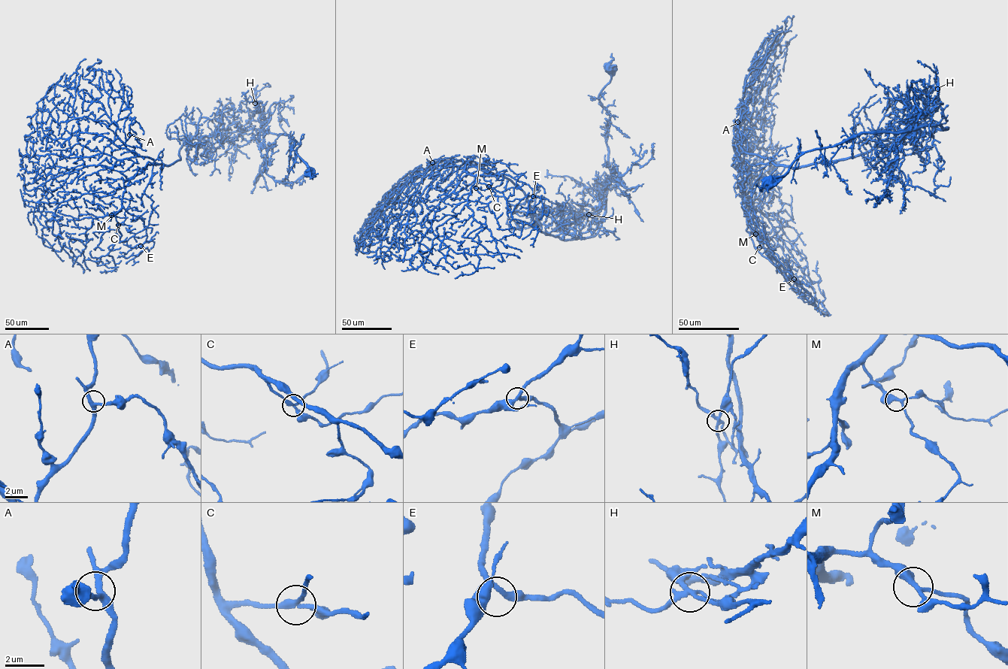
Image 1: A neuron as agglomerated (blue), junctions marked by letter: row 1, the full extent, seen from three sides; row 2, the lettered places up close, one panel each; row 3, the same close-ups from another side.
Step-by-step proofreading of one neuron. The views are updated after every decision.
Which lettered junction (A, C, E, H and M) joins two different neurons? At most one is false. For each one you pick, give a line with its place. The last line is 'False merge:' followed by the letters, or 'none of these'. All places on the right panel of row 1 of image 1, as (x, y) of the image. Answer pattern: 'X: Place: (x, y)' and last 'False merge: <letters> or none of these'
False merge: none of these

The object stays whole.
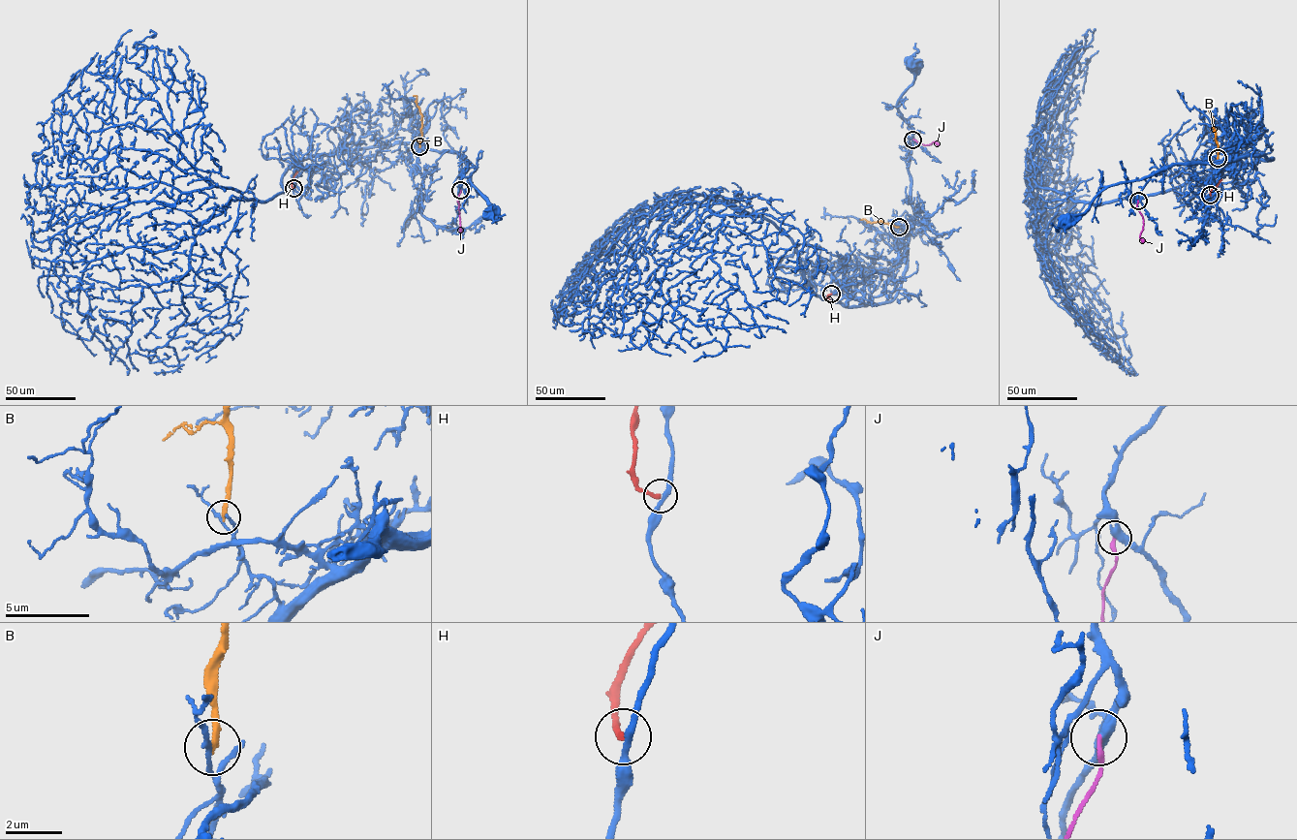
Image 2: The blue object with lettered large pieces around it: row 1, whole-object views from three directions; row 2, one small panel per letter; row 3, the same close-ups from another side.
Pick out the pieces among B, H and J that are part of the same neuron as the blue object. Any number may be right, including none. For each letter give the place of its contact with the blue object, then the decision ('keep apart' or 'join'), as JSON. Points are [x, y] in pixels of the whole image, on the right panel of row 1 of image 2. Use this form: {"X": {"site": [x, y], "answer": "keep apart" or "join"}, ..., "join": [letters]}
{"B": {"site": [1218, 158], "answer": "keep apart"}, "H": {"site": [1210, 195], "answer": "keep apart"}, "J": {"site": [1138, 201], "answer": "keep apart"}, "join": []}

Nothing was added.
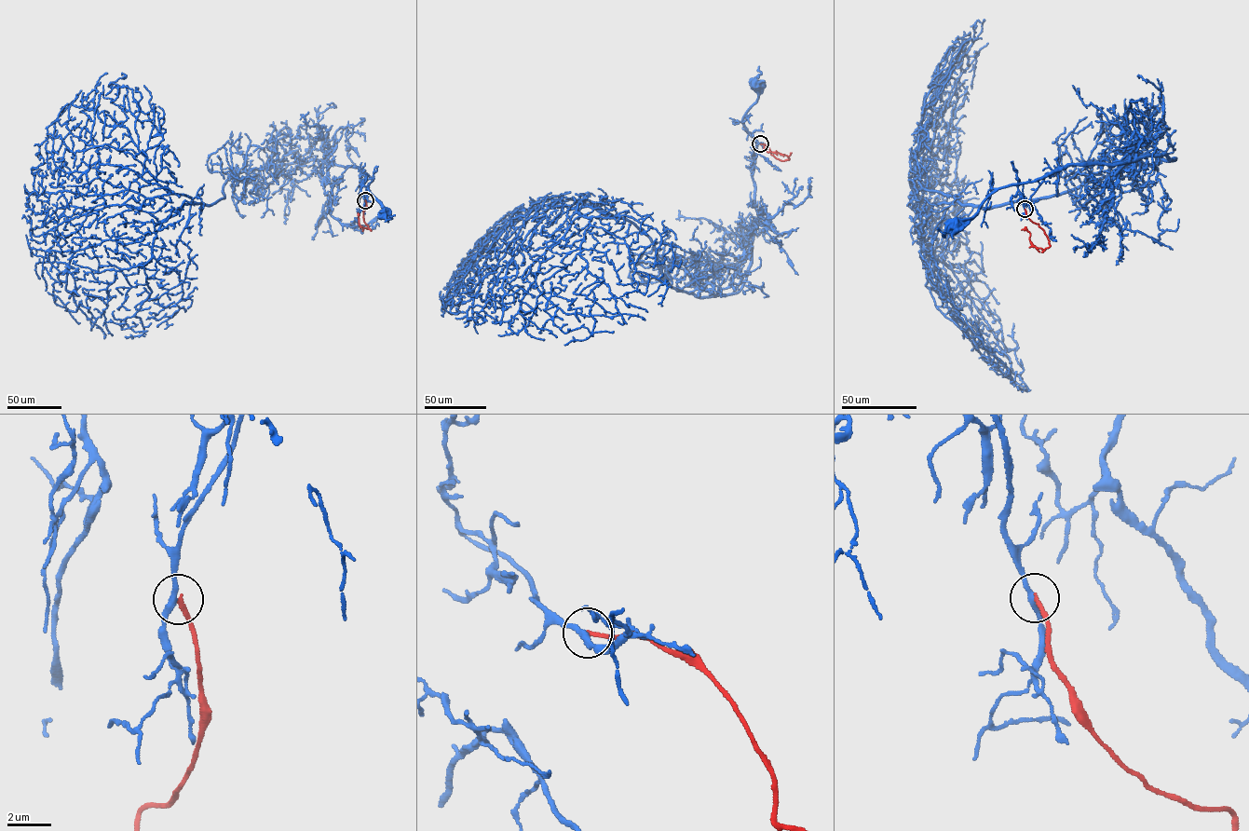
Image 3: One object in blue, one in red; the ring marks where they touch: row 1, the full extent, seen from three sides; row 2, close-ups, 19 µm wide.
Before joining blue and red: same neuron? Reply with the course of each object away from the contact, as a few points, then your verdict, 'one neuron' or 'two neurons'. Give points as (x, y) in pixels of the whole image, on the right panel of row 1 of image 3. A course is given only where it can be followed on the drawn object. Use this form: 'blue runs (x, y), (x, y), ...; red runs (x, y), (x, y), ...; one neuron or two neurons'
blue runs (1024, 209), (1016, 185), (1008, 184), (987, 196), (976, 215), (958, 219), (952, 224); red runs (1024, 209), (1027, 217), (1044, 231), (1050, 246), (1044, 250), (1034, 247), (1030, 233), (1022, 229); two neurons

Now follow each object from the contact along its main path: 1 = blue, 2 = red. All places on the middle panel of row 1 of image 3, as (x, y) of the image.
1: (760, 143), (751, 137), (743, 122), (747, 111), (756, 101), (755, 82)
2: (760, 143), (766, 144), (776, 158), (789, 159), (785, 155), (767, 152), (764, 146)

